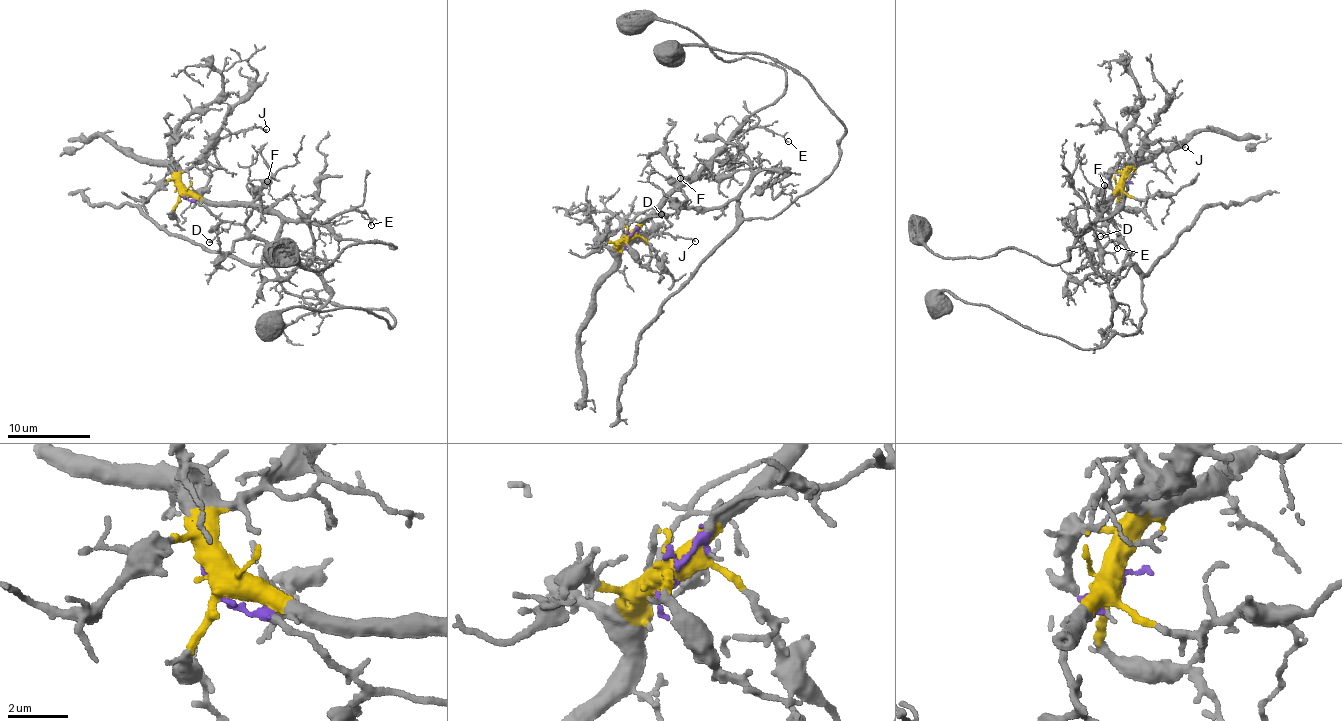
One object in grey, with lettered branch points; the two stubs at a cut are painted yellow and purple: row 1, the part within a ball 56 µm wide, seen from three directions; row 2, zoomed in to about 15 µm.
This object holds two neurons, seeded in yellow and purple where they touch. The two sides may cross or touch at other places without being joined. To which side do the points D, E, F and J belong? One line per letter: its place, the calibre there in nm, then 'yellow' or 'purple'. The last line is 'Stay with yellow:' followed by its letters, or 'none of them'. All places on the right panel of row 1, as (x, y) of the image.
D: at (1100, 236); 130 nm thick; purple
E: at (1117, 248); 110 nm thick; yellow
F: at (1104, 185); 90 nm thick; yellow
J: at (1185, 147); 130 nm thick; yellow
Stay with yellow: E, F, J

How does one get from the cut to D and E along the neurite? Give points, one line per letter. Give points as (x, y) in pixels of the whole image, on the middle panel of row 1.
D: (628, 241), (637, 223), (651, 216), (667, 215), (661, 214)
E: (628, 241), (635, 228), (736, 134), (750, 128), (763, 126), (788, 142)

